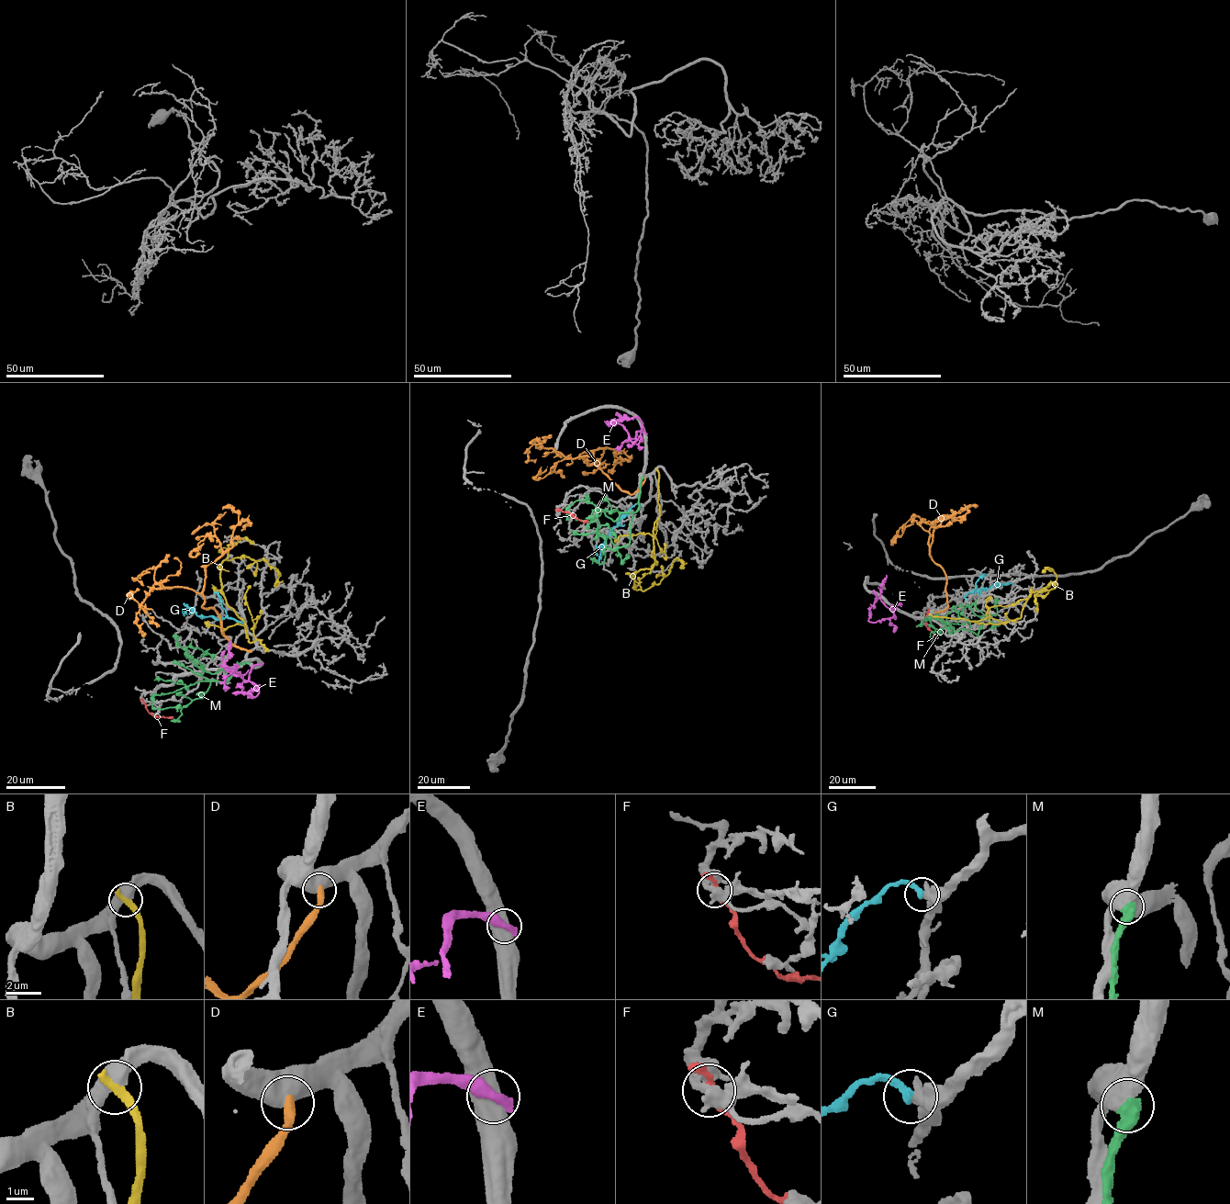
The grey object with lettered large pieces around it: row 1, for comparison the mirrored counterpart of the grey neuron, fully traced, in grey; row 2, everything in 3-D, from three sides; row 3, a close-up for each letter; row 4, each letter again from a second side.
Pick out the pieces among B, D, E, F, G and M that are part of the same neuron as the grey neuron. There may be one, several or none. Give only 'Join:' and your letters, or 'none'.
Join: G

